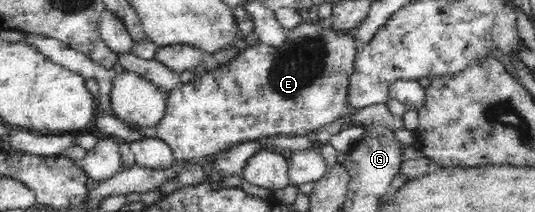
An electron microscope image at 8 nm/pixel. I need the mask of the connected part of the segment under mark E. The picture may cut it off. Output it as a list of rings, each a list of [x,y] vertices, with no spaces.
[[[319,19],[316,22],[305,20],[297,28],[287,31],[287,42],[285,42],[285,46],[282,49],[272,49],[262,42],[255,46],[247,46],[245,49],[240,50],[239,54],[229,60],[227,64],[220,65],[218,68],[214,68],[203,75],[195,74],[195,78],[188,83],[177,83],[168,94],[167,113],[163,117],[163,120],[155,126],[154,136],[171,145],[175,160],[182,162],[186,166],[186,170],[195,170],[197,173],[200,173],[202,166],[211,165],[211,162],[215,162],[218,154],[225,153],[239,143],[252,141],[253,139],[267,138],[268,136],[305,136],[309,132],[319,131],[325,124],[341,118],[349,118],[355,113],[355,111],[347,108],[346,98],[347,87],[349,86],[349,79],[354,69],[356,54],[357,48],[353,32],[349,32],[349,34],[334,34],[330,29],[330,21],[328,20]]]

